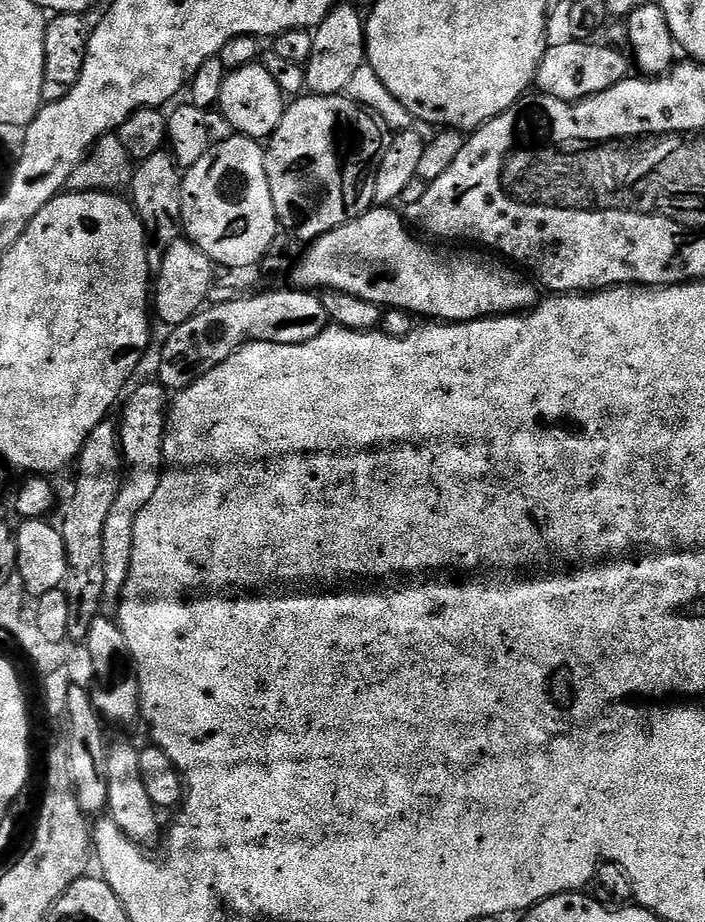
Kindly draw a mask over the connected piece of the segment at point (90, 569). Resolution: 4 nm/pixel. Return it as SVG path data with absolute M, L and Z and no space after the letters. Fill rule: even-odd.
M112 418L104 420L91 432L91 438L87 440L76 466L76 471L78 470L76 488L66 510L64 526L61 525L60 528L67 548L69 571L63 585L70 602L70 630L68 634L76 642L87 641L88 631L94 621L96 621L96 617L101 615L102 608L100 606L102 607L105 603L103 591L106 583L106 572L103 541L105 538L106 519L107 515L110 514L111 507L114 506L115 499L121 494L122 486L125 484L127 476L128 463L125 456L124 439L122 439L120 432L121 425L116 420L114 422L114 420Z

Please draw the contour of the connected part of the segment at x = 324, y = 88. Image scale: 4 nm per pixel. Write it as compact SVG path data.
M344 2L337 3L333 10L316 27L312 41L314 50L306 65L307 91L317 96L339 96L347 93L350 78L366 63L366 45L364 42L365 17L360 16L356 8Z

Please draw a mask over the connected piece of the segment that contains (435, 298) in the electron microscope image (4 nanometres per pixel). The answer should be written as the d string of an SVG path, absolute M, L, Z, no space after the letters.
M373 206L358 218L311 241L302 259L290 273L291 283L301 290L345 292L354 298L374 302L385 309L400 308L404 312L412 313L413 317L428 316L424 318L446 324L465 324L471 320L483 320L486 316L511 316L536 307L538 303L537 285L527 275L521 274L512 266L503 268L499 264L501 263L499 259L480 250L439 252L438 249L431 248L430 245L423 244L420 240L415 240L411 230L407 228L409 225L405 217L401 213L400 217L395 212L396 210L392 206Z

